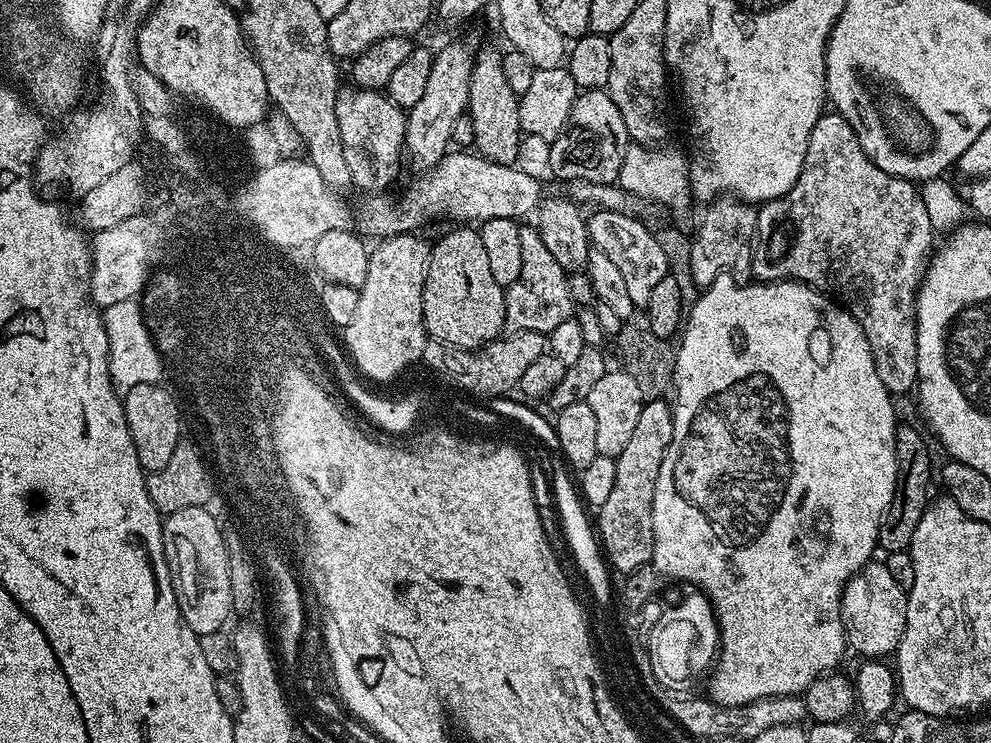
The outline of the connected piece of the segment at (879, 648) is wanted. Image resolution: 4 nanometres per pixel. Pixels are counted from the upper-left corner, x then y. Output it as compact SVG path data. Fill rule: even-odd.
M869 562L850 578L840 599L840 613L844 623L844 639L860 658L888 658L895 653L906 630L908 594L890 575L887 563Z

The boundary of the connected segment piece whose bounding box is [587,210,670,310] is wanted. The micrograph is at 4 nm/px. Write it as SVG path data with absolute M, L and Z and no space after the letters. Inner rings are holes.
M596 210L593 213L593 216L587 217L588 239L591 247L595 251L606 254L606 258L610 258L610 262L614 262L614 266L618 266L622 279L626 281L626 291L630 294L630 302L637 309L643 310L650 302L650 293L654 290L654 286L658 286L658 282L662 282L662 278L669 275L670 272L666 254L659 242L656 241L656 232L653 229L648 229L642 221L636 220L640 218L635 215L627 216L626 214L603 210Z

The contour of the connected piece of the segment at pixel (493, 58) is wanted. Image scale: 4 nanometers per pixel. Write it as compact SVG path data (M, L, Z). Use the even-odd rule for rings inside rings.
M477 51L470 74L470 94L468 95L467 119L472 121L474 148L490 162L515 165L520 156L520 119L518 118L519 99L510 90L506 74L502 74L502 56L498 51Z

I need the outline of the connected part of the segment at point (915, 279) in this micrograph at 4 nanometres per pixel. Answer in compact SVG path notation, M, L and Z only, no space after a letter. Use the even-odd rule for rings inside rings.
M835 110L825 111L823 116L814 122L814 130L810 130L810 146L806 146L806 162L802 162L802 174L798 174L798 182L790 186L785 196L776 200L769 200L766 204L759 205L757 211L757 226L755 239L751 246L750 270L760 282L771 282L773 280L797 280L800 284L808 284L817 288L825 296L832 297L837 304L853 316L862 326L862 334L866 334L866 342L870 342L870 350L874 356L874 370L878 370L878 378L882 380L882 386L896 398L904 396L913 391L918 378L918 342L916 341L916 291L924 280L924 271L928 269L930 257L934 252L934 229L930 222L930 214L926 214L926 202L922 202L920 189L911 180L903 180L897 176L886 174L886 170L878 170L874 162L862 150L850 122Z

